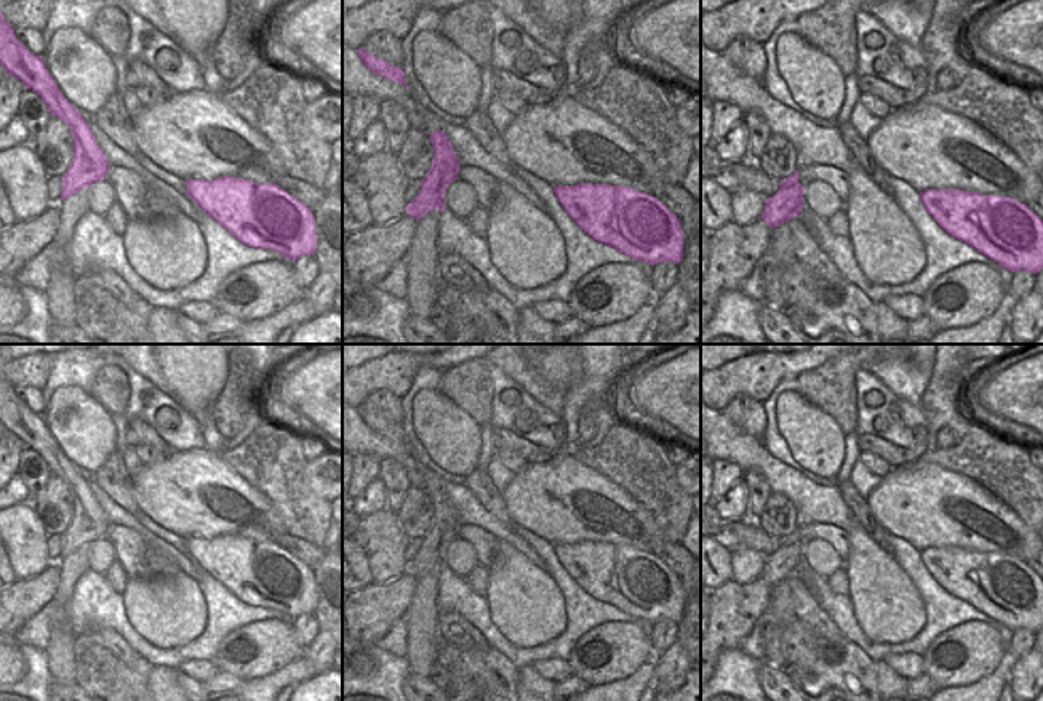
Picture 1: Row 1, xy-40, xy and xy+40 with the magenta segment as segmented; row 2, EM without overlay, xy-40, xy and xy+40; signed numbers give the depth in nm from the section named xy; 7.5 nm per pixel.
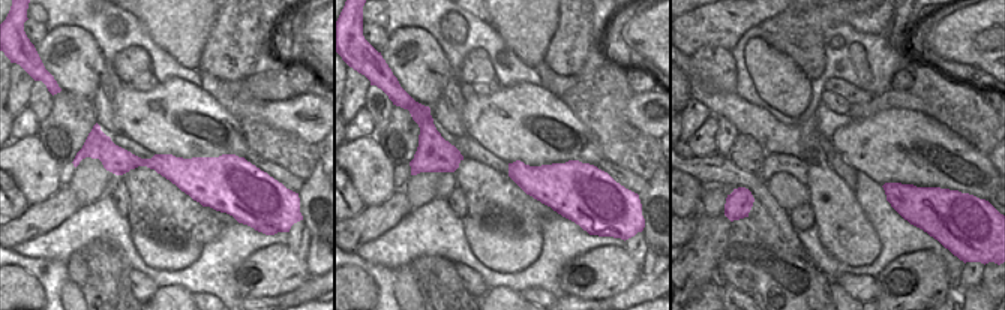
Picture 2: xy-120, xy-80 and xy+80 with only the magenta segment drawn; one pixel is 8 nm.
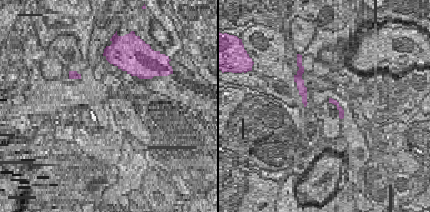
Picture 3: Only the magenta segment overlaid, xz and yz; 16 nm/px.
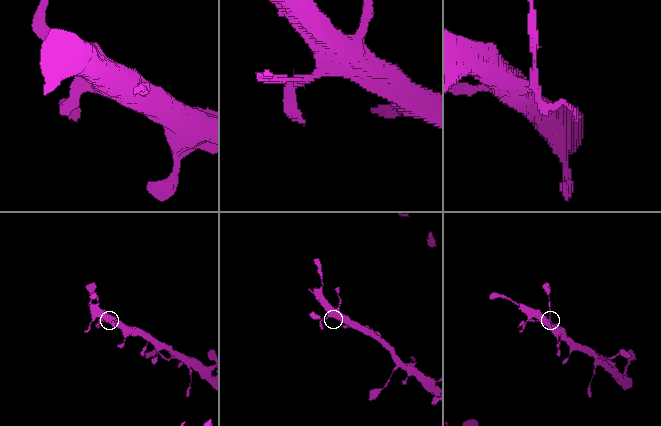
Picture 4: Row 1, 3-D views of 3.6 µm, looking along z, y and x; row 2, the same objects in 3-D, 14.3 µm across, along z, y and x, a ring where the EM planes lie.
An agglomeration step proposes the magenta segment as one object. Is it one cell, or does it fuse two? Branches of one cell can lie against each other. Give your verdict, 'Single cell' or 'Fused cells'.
Single cell

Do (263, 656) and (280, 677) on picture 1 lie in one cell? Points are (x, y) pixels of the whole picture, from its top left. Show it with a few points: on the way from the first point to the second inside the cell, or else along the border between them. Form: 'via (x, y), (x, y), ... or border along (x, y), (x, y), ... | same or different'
border along (301, 656), (247, 682) | different

